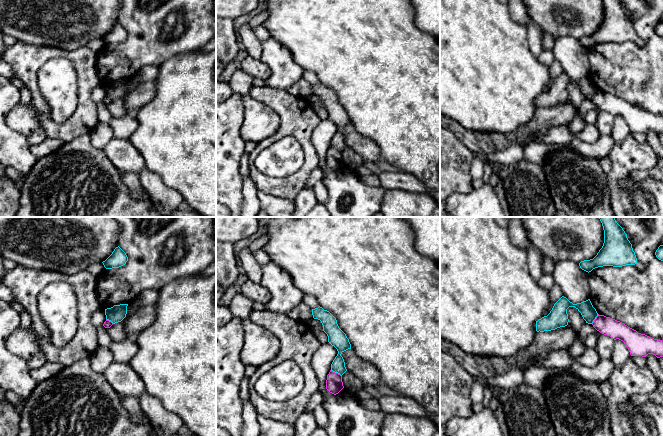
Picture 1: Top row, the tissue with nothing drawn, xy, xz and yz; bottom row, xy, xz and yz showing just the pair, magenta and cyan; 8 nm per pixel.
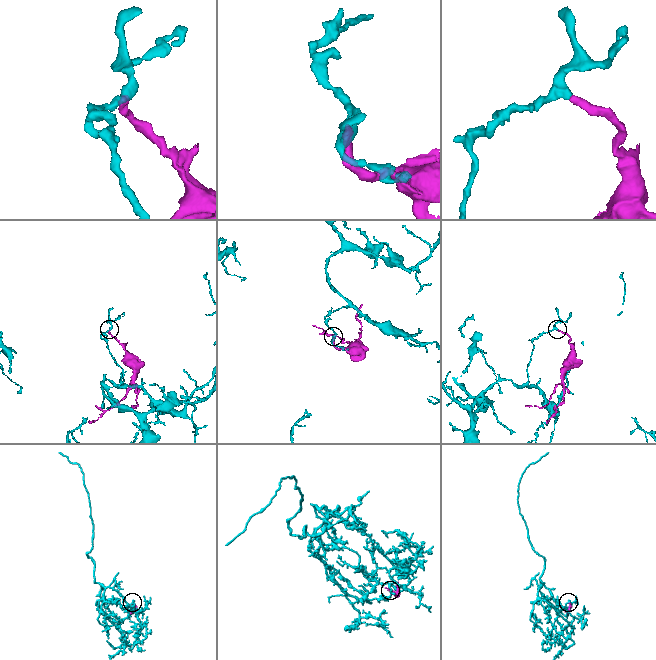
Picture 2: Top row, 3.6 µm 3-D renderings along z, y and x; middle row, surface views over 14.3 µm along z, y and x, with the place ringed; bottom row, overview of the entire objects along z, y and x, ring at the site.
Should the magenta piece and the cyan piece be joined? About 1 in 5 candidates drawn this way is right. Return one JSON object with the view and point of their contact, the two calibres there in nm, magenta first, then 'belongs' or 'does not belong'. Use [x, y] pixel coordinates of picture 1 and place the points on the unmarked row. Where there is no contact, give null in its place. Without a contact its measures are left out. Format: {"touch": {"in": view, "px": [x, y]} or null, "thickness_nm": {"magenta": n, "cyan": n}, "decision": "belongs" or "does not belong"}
{"touch": {"in": "xz", "px": [336, 149]}, "thickness_nm": {"magenta": 140, "cyan": 120}, "decision": "does not belong"}

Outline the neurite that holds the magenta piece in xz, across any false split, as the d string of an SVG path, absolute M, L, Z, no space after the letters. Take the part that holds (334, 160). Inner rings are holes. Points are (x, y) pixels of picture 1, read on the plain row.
M330 146L329 150L327 151L326 156L326 165L336 171L344 164L342 158L342 152L338 149L335 149Z

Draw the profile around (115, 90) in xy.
M120 80L105 85L106 95L111 97L113 100L121 98L126 93L127 82L128 80Z

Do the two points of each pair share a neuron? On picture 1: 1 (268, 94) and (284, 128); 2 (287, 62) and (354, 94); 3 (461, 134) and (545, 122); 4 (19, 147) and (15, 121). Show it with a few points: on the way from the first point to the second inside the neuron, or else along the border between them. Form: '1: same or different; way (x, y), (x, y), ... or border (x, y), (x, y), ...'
1: same; way (276, 102), (284, 110), (284, 120)
2: different; border (289, 49), (293, 59), (303, 70)
3: same; way (482, 140), (506, 140), (520, 136), (524, 132)
4: different; border (10, 127), (19, 131), (30, 145)

